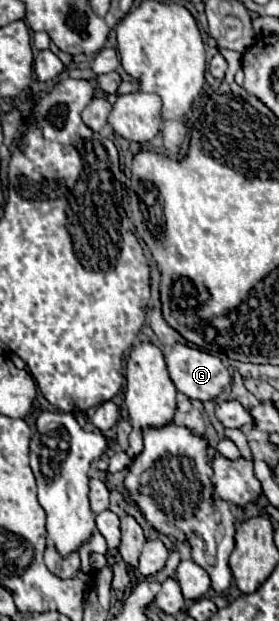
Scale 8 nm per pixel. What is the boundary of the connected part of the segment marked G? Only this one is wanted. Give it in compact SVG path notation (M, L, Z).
M186 344L172 346L166 366L174 386L192 400L214 400L230 384L230 372L220 358Z

